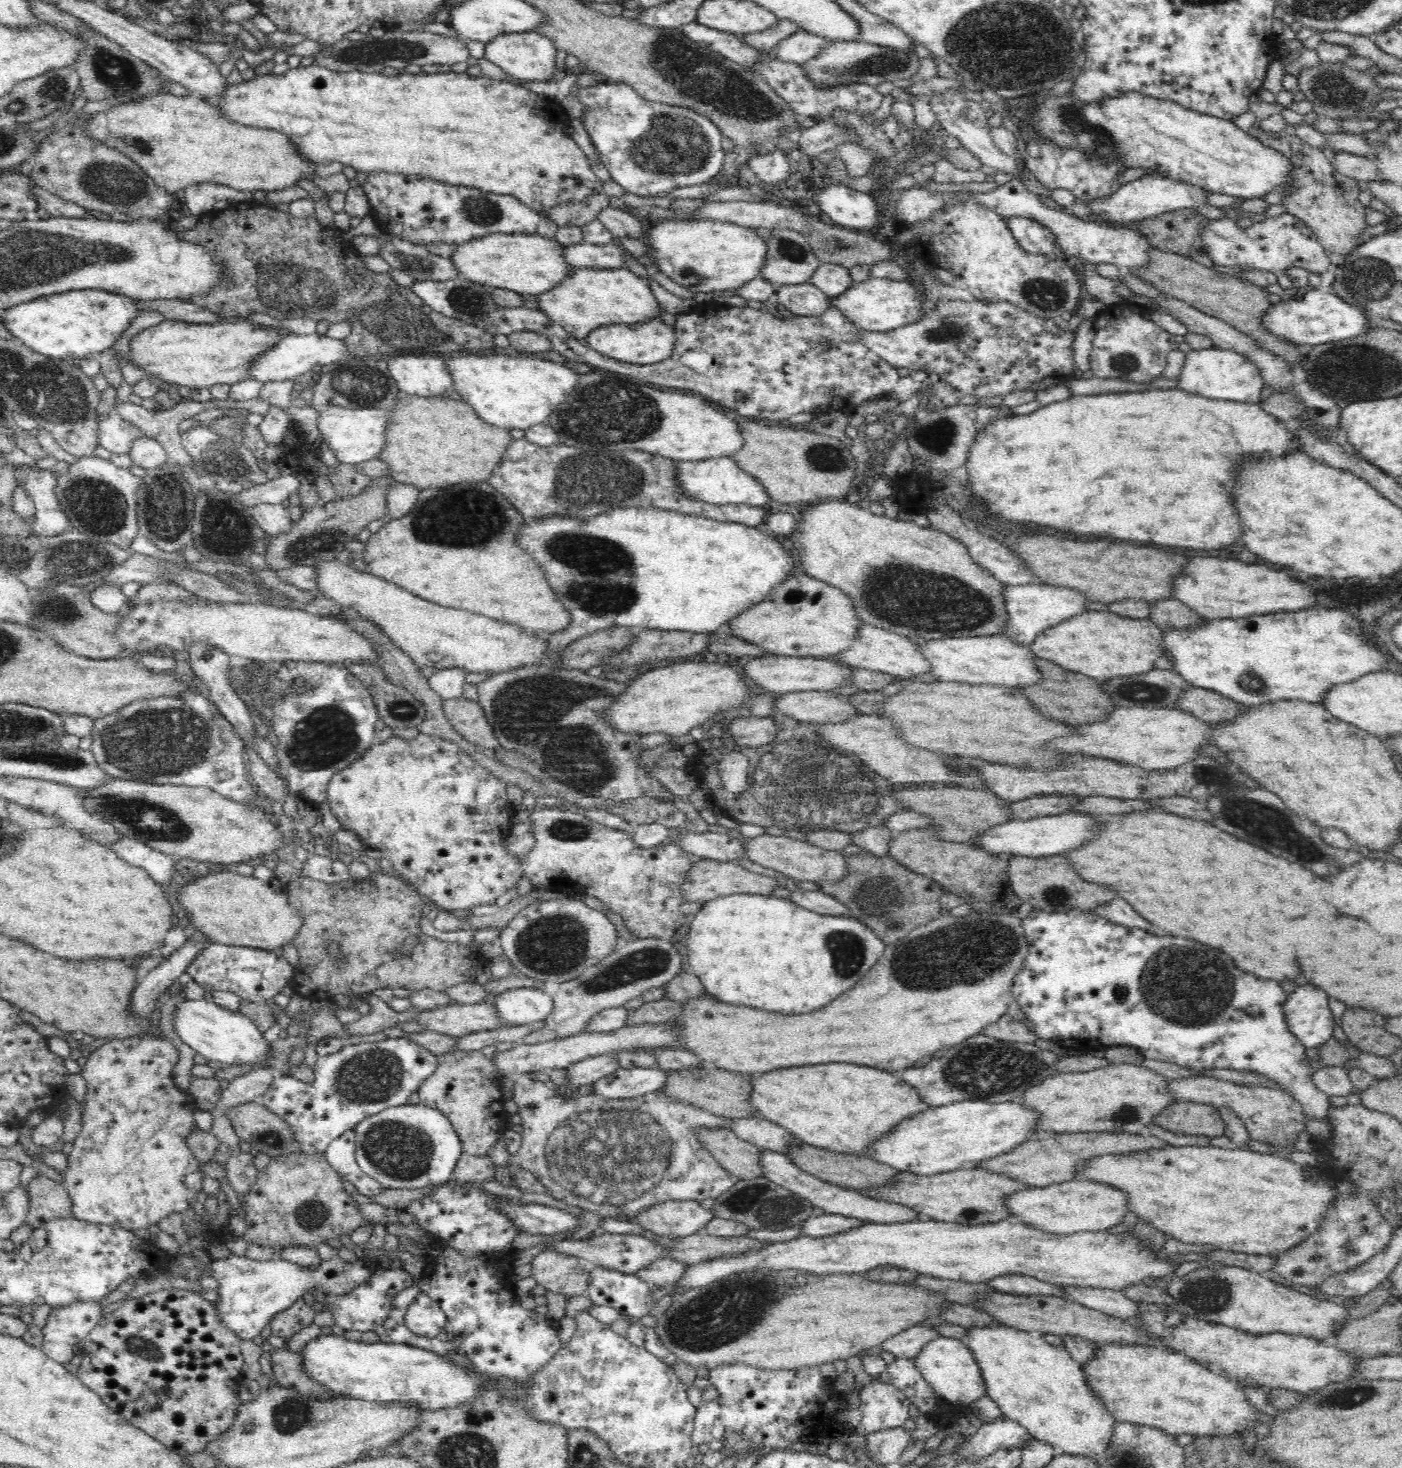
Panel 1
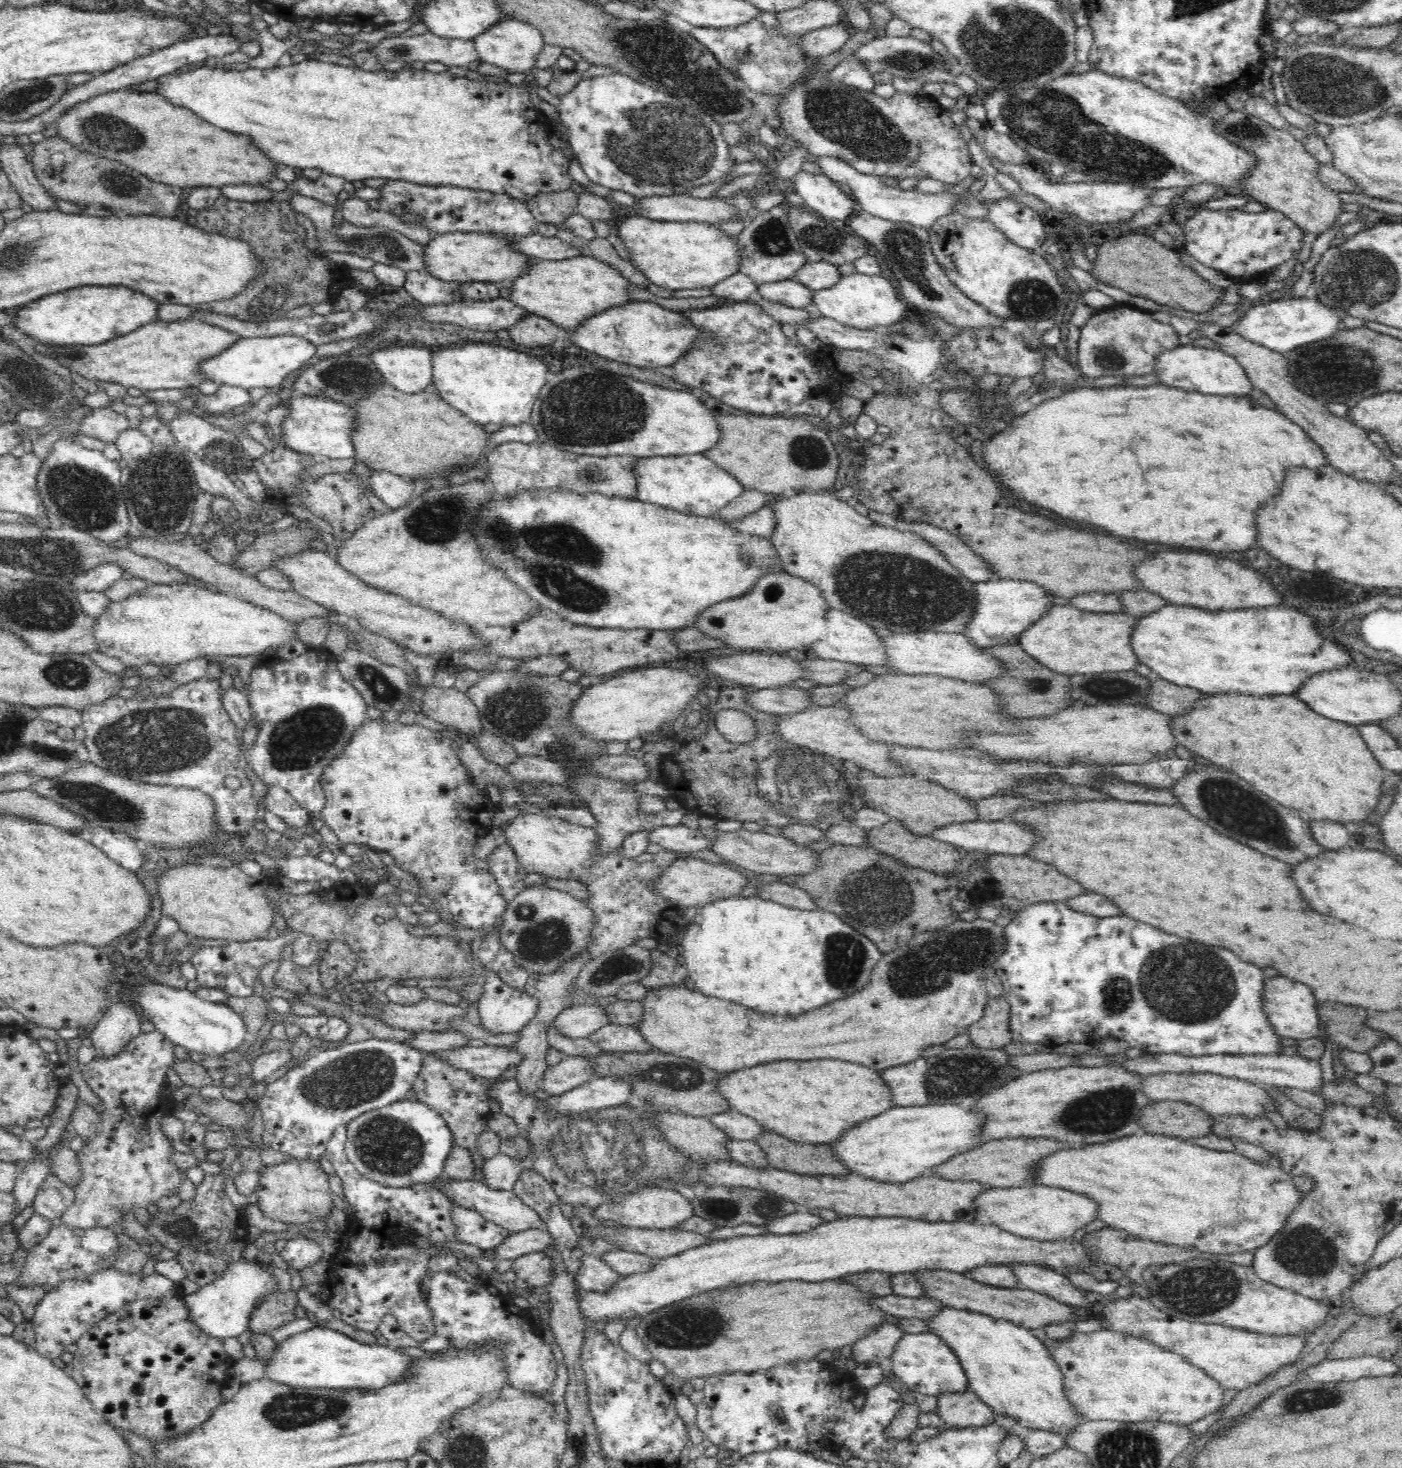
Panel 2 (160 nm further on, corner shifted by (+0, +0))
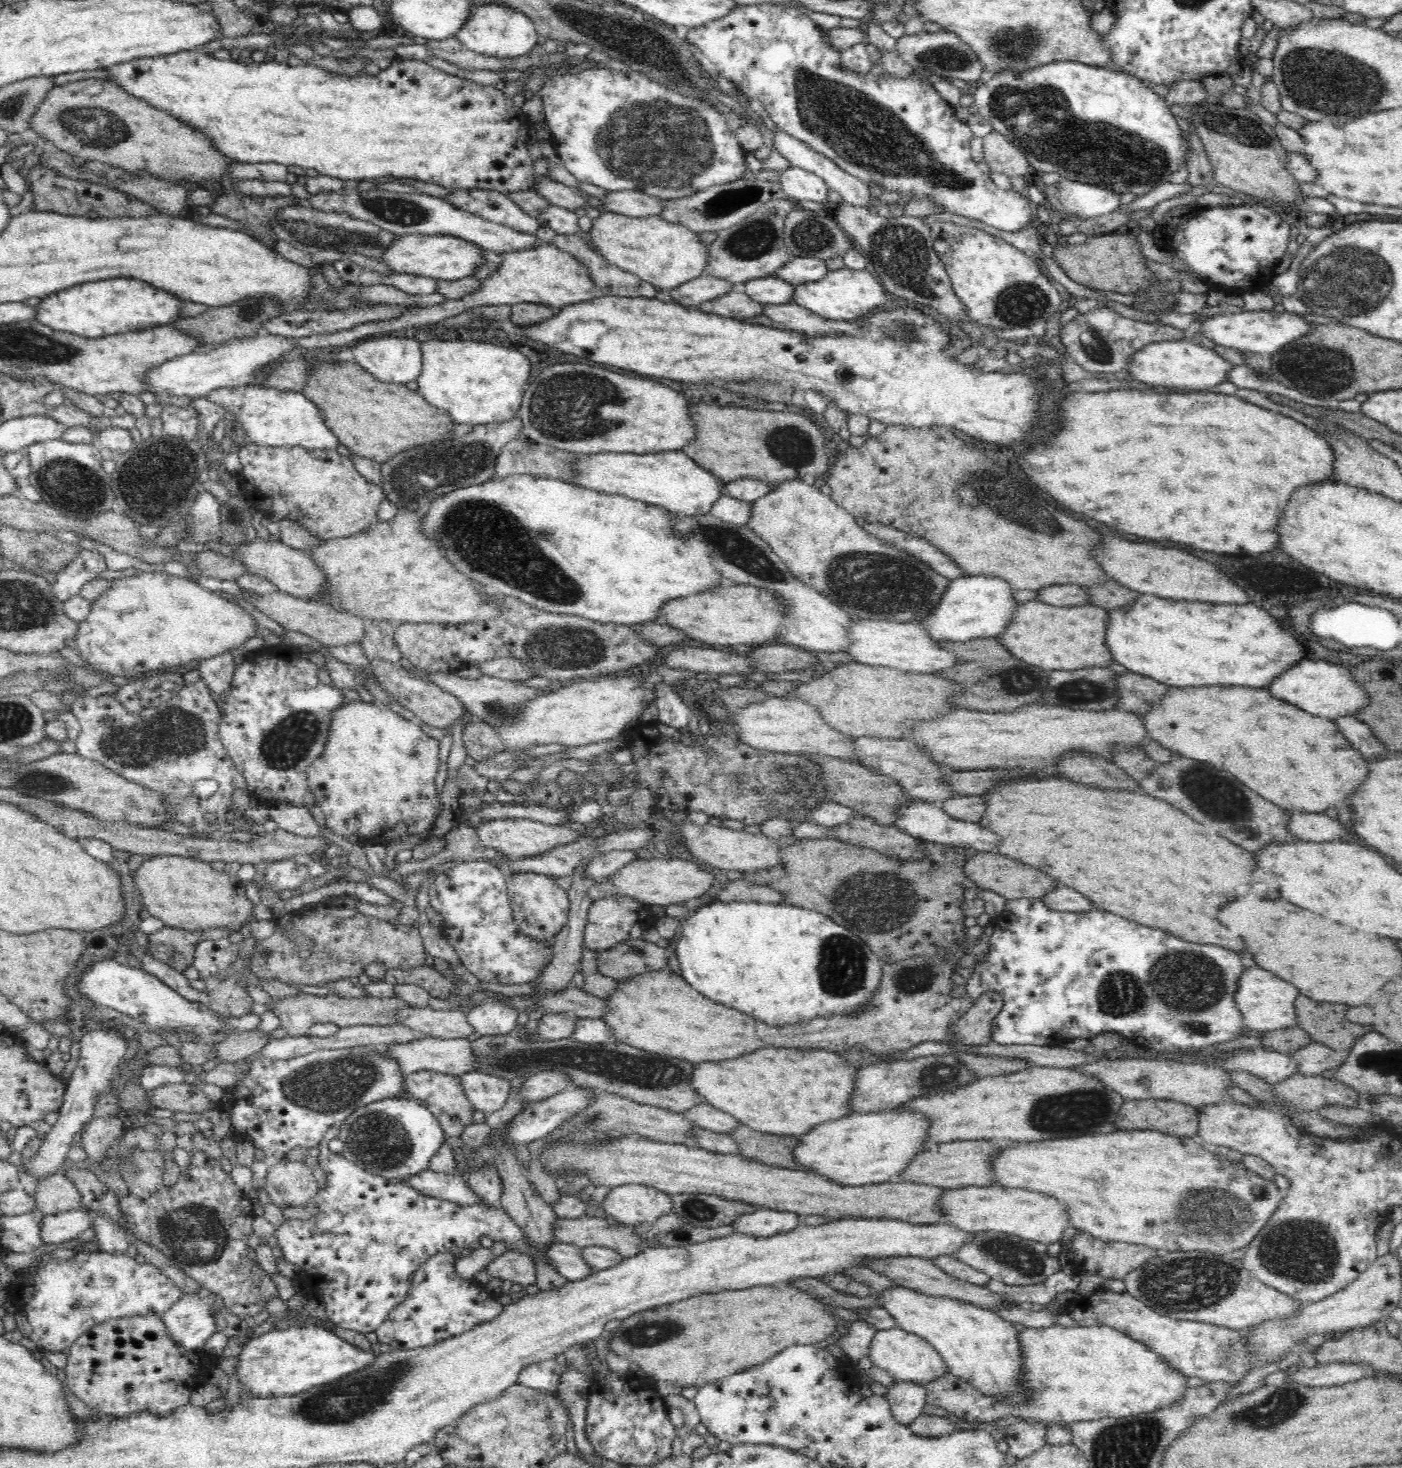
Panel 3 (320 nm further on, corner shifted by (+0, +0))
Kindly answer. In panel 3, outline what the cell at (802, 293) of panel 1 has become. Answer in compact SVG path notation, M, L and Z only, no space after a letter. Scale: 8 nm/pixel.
M782 277L758 278L742 285L750 298L762 304L790 304L794 301L795 285Z

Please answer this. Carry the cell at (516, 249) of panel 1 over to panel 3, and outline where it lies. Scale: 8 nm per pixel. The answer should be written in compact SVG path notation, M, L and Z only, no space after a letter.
M447 234L399 236L394 246L382 256L382 262L393 272L414 273L436 280L460 280L474 276L478 268L486 266L482 247L474 241Z

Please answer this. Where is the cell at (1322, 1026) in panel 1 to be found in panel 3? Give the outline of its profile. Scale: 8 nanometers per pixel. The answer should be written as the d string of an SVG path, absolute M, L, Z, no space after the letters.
M1250 968L1246 972L1246 980L1240 980L1240 987L1235 1000L1237 1000L1238 1007L1242 1009L1244 1023L1250 1030L1264 1033L1300 1027L1297 1010L1300 990L1294 984L1290 984L1290 982L1274 976L1272 972L1262 970L1262 968Z

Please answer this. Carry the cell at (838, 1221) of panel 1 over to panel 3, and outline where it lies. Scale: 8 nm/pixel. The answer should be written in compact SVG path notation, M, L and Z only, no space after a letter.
M770 1208L758 1210L754 1214L744 1214L734 1222L736 1231L740 1233L765 1237L790 1232L798 1226L800 1226L798 1213Z

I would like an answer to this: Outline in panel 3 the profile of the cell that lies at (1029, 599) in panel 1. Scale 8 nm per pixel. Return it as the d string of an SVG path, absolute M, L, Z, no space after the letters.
M982 575L964 576L952 580L948 592L934 612L924 618L920 625L926 627L934 639L939 641L970 642L970 640L998 638L1012 624L1018 614L1020 601L1016 600L1016 589L1000 577Z

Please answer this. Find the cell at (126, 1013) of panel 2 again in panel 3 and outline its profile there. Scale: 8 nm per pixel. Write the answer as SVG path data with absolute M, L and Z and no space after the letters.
M114 1026L107 1029L101 1027L88 1030L87 1034L80 1039L79 1061L65 1090L59 1117L56 1123L50 1126L48 1132L45 1133L46 1138L42 1140L40 1150L32 1155L32 1158L28 1156L28 1162L24 1166L26 1174L30 1174L36 1182L39 1183L40 1180L44 1180L52 1174L62 1172L64 1160L66 1160L68 1151L74 1146L76 1134L83 1130L84 1124L93 1117L98 1095L107 1090L111 1076L117 1068L116 1066L120 1064L124 1054L126 1054L128 1043L124 1028Z

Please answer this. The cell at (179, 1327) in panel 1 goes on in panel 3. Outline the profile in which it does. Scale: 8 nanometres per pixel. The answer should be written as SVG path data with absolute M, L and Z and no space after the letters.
M134 1313L125 1317L114 1317L95 1324L82 1333L70 1348L65 1374L70 1392L99 1415L114 1417L118 1421L130 1419L133 1415L146 1412L160 1419L166 1419L178 1409L192 1406L192 1392L198 1385L208 1383L212 1369L218 1368L220 1360L203 1348L185 1348L171 1336L164 1313Z

